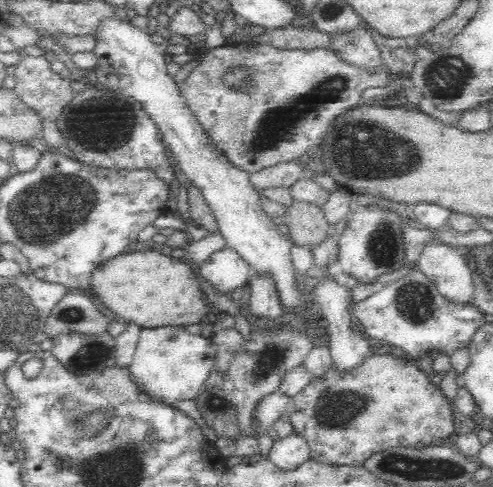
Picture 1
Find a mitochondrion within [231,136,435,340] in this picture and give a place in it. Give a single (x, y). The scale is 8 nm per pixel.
(382, 250)

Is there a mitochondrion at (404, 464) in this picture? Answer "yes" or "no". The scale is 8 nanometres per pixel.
yes

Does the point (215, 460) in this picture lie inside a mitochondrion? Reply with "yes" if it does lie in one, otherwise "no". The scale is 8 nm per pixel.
no

